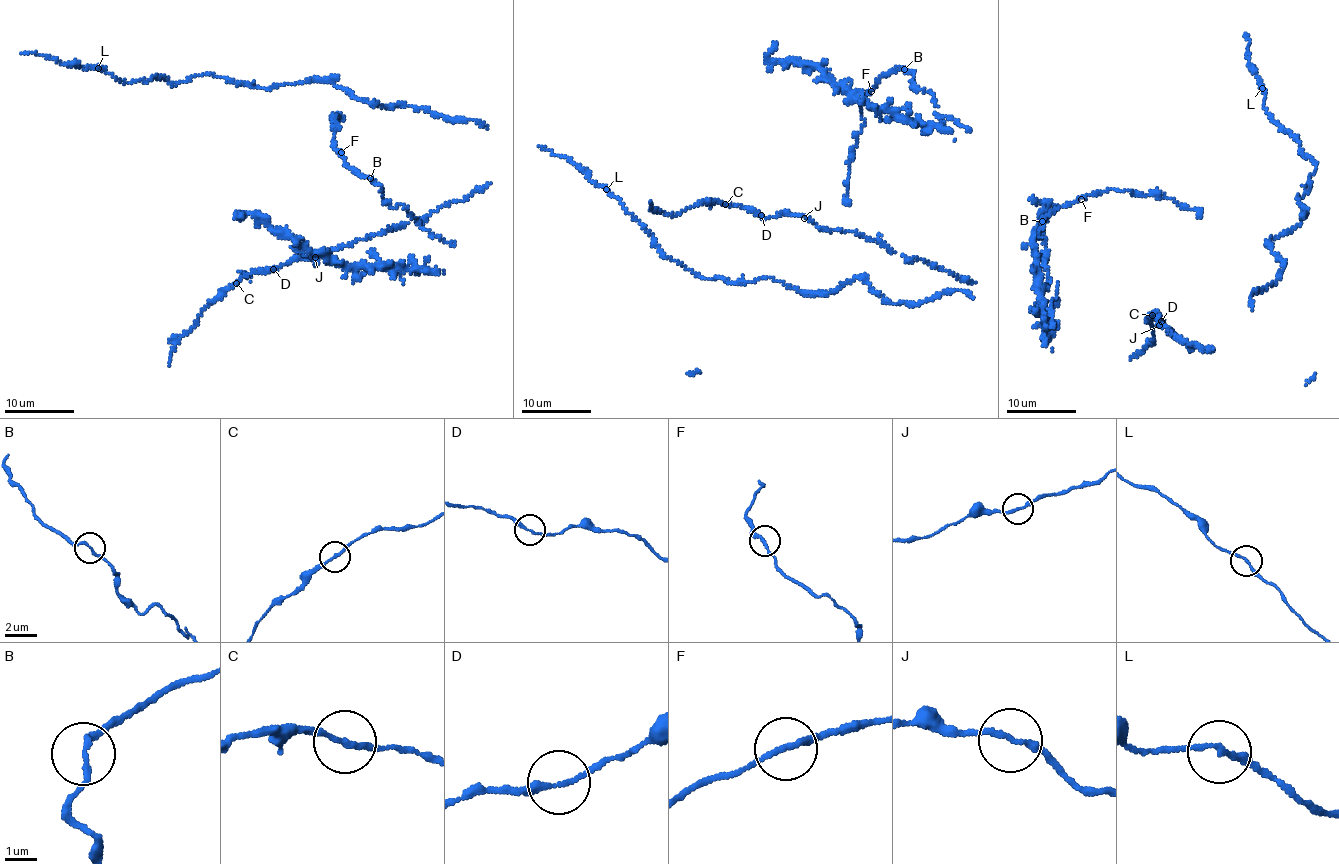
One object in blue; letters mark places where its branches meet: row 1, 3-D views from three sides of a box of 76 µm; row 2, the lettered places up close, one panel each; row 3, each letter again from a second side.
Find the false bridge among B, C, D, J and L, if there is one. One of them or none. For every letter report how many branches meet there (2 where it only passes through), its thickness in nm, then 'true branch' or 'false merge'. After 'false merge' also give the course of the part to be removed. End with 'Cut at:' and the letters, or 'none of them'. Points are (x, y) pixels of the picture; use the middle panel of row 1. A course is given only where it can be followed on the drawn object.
B: branches 2; calibre 170 nm; false merge; course (905, 68), (897, 67), (878, 80), (860, 106), (864, 126), (856, 137), (848, 168), (846, 202), (850, 201)
C: branches 2; calibre 170 nm; true branch
D: branches 2; calibre 170 nm; true branch
J: branches 2; calibre 180 nm; true branch
L: branches 2; calibre 170 nm; true branch
Cut at: B

